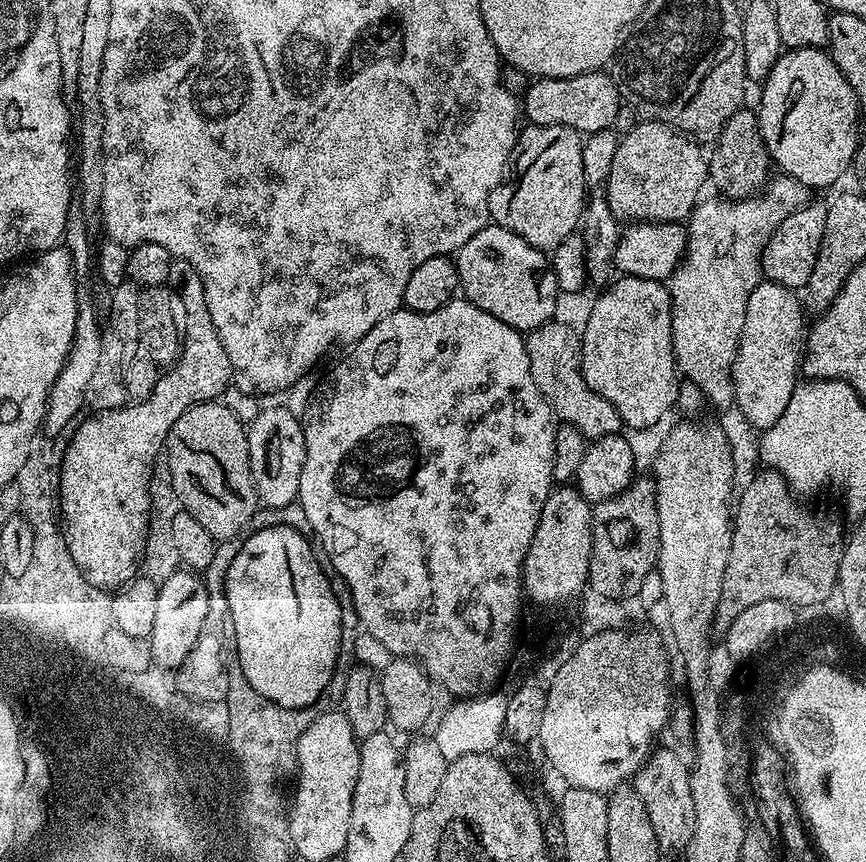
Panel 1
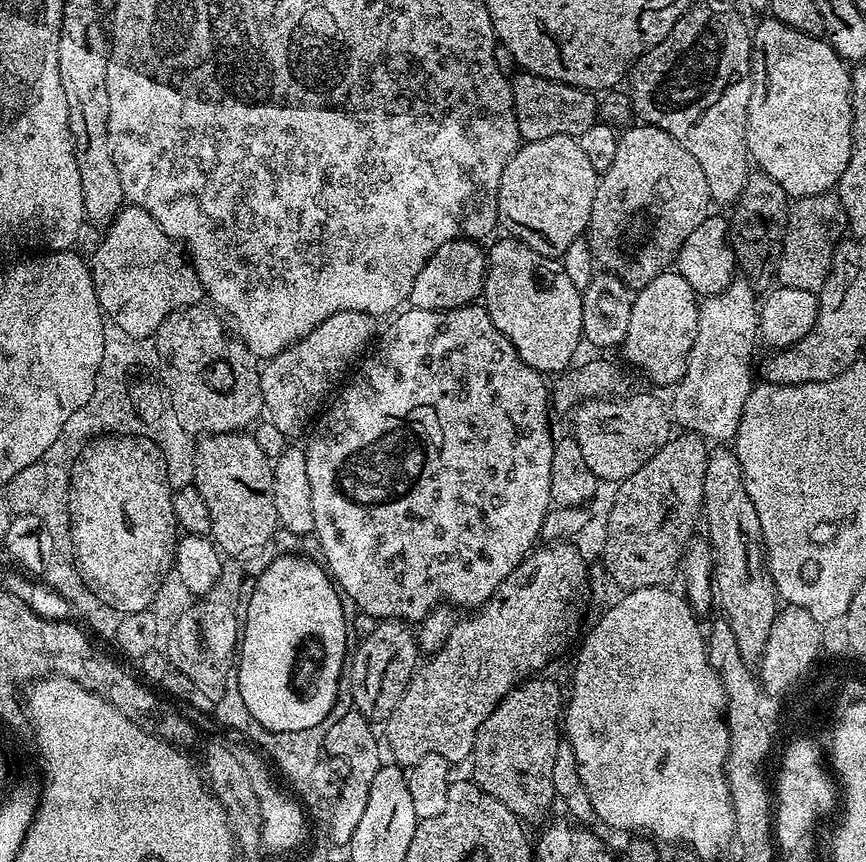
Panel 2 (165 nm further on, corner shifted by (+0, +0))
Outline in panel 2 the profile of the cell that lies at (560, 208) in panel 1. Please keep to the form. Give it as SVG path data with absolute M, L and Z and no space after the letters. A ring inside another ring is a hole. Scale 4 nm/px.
M551 136L521 143L502 170L498 190L499 223L509 237L538 250L538 254L563 257L570 242L587 233L597 183L598 169L582 154L577 137Z

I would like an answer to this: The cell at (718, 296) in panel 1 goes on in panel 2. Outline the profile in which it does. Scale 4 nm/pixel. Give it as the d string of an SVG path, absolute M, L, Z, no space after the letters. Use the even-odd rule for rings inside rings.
M733 279L724 292L717 296L707 297L700 305L698 318L698 334L694 338L694 346L686 362L686 374L675 385L676 397L670 404L670 412L676 415L681 429L687 430L704 438L708 442L732 442L736 439L736 431L742 418L742 410L746 406L746 398L752 393L752 355L758 345L758 329L752 324L752 316L758 311L758 292L748 283L747 279Z

